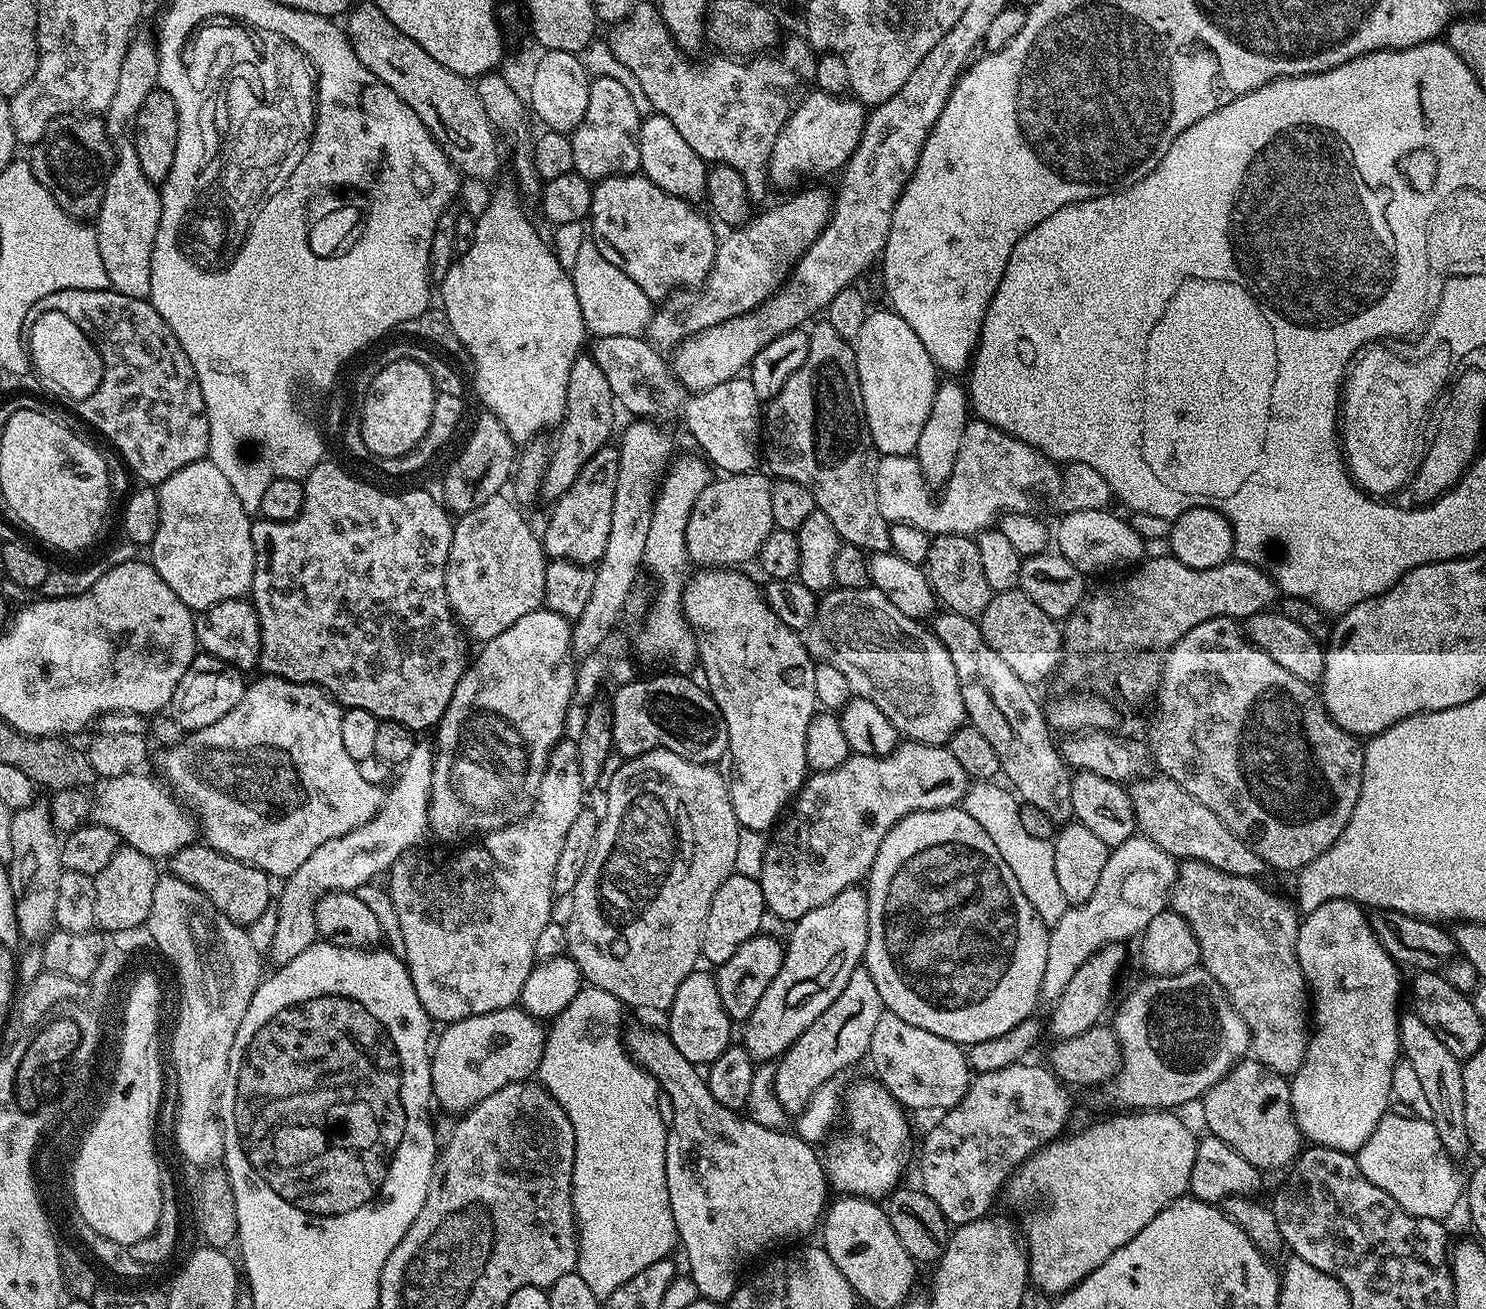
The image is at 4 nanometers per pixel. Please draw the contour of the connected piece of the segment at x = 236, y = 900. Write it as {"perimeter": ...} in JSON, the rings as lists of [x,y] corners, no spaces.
{"perimeter":[[[206,843],[186,845],[182,850],[174,853],[167,864],[167,871],[171,875],[182,878],[182,882],[190,882],[190,886],[202,890],[202,894],[206,894],[206,898],[214,902],[218,911],[226,914],[226,918],[230,918],[230,922],[235,924],[251,926],[273,903],[273,881],[268,873],[216,852]]]}

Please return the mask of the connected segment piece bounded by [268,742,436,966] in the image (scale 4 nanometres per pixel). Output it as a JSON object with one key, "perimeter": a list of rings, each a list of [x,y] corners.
{"perimeter":[[[417,742],[410,758],[399,765],[384,802],[368,822],[341,837],[331,838],[310,854],[302,866],[294,870],[283,881],[284,889],[279,889],[274,907],[278,926],[274,926],[274,936],[268,951],[273,965],[289,964],[310,945],[317,943],[316,901],[327,892],[356,892],[363,884],[371,882],[375,876],[383,877],[391,869],[392,863],[404,852],[413,851],[416,844],[429,831],[428,811],[432,801],[432,779],[436,754],[431,743]]]}

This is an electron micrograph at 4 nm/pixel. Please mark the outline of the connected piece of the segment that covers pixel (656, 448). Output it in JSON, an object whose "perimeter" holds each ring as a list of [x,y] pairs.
{"perimeter":[[[636,418],[631,422],[633,424],[621,434],[620,441],[618,441],[620,450],[618,454],[618,486],[614,486],[614,510],[610,510],[610,534],[606,538],[606,554],[595,565],[594,590],[590,593],[586,610],[582,610],[582,614],[572,624],[572,651],[577,657],[588,656],[603,646],[604,639],[607,638],[616,624],[616,619],[628,604],[628,595],[631,594],[632,587],[636,584],[636,575],[642,572],[646,538],[650,535],[654,489],[674,456],[672,440],[668,437],[667,430],[659,428],[655,419]]]}

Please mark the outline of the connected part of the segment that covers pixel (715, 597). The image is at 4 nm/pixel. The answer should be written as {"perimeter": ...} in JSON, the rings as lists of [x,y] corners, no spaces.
{"perimeter":[[[696,570],[688,577],[684,585],[684,593],[681,596],[683,613],[690,627],[696,634],[697,650],[699,652],[699,667],[703,670],[703,683],[712,693],[718,710],[722,710],[722,718],[728,727],[728,756],[732,760],[732,776],[730,772],[730,783],[728,785],[728,797],[734,806],[734,818],[738,818],[741,828],[749,828],[755,832],[767,833],[785,815],[786,809],[795,801],[800,792],[800,787],[809,775],[808,767],[808,727],[812,716],[818,711],[816,695],[814,694],[814,670],[816,664],[805,646],[801,633],[795,632],[774,610],[770,610],[768,601],[764,598],[761,585],[755,584],[744,570]]]}

